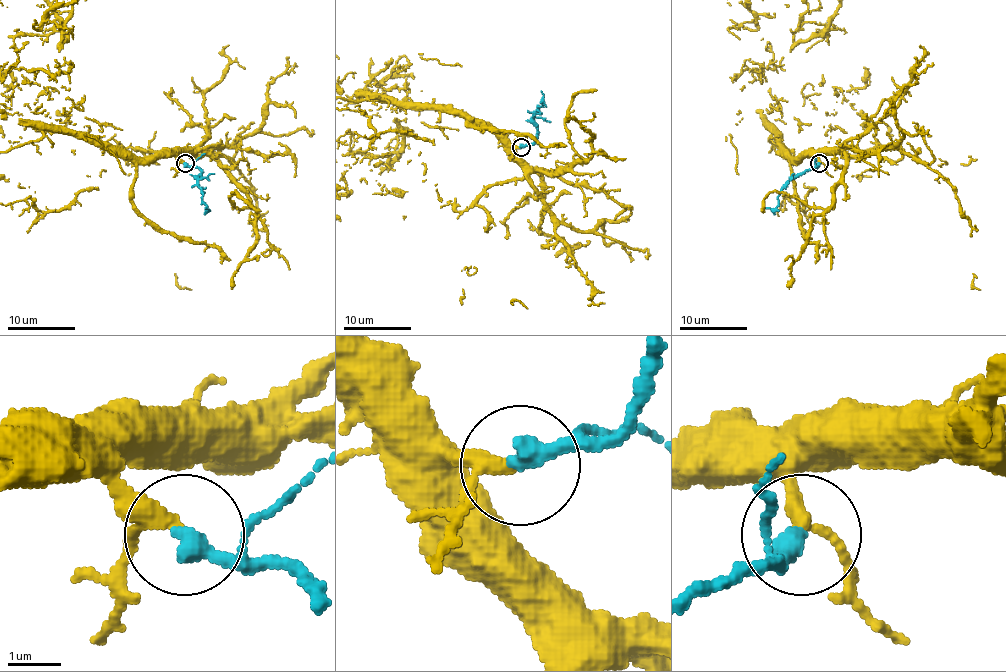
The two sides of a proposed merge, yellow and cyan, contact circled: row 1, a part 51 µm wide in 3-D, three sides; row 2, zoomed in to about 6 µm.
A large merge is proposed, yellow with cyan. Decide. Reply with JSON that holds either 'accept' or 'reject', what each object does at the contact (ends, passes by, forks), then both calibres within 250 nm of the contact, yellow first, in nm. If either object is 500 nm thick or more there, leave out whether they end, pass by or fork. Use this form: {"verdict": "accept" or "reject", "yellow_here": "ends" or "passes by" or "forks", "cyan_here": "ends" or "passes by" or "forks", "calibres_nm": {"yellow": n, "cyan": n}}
{"verdict": "accept", "yellow_here": "passes by", "cyan_here": "ends", "calibres_nm": {"yellow": 240, "cyan": 400}}

